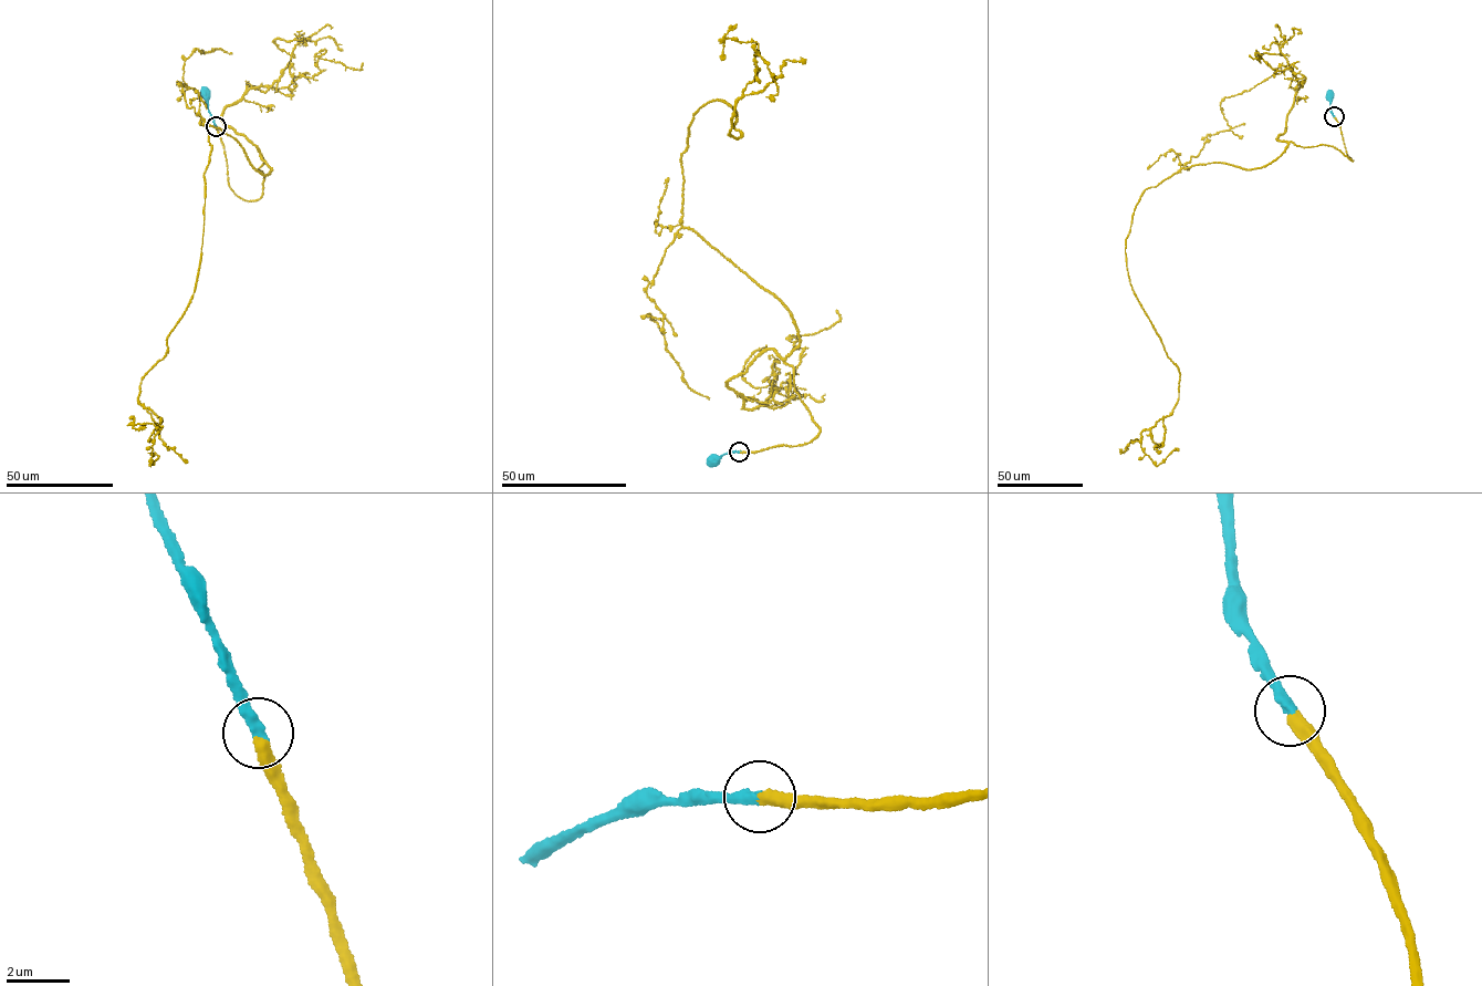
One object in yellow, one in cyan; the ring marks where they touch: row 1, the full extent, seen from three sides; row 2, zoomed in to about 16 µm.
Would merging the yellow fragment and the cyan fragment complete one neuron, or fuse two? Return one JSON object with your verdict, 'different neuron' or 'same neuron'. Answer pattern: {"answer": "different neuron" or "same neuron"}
{"answer": "same neuron"}

